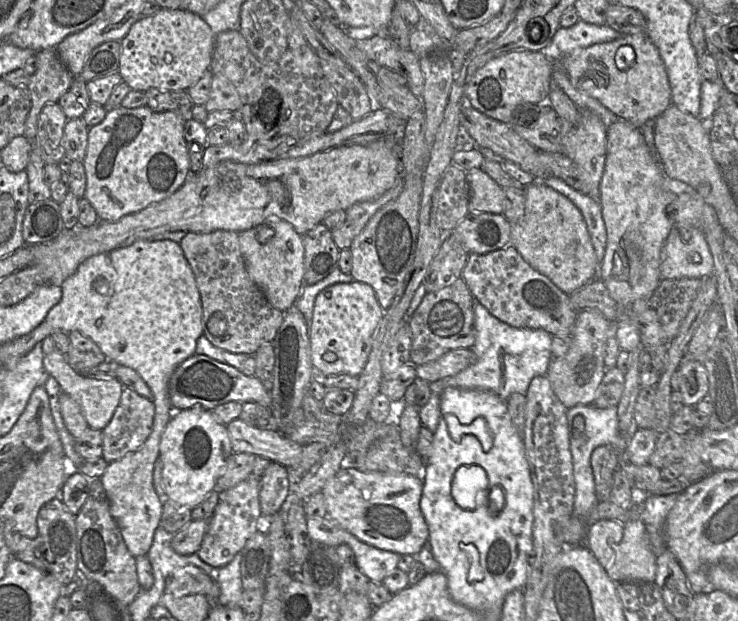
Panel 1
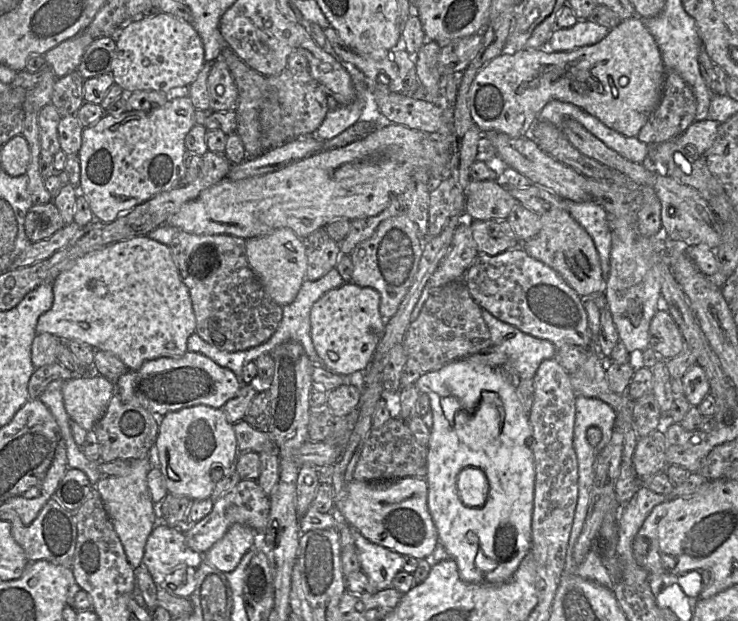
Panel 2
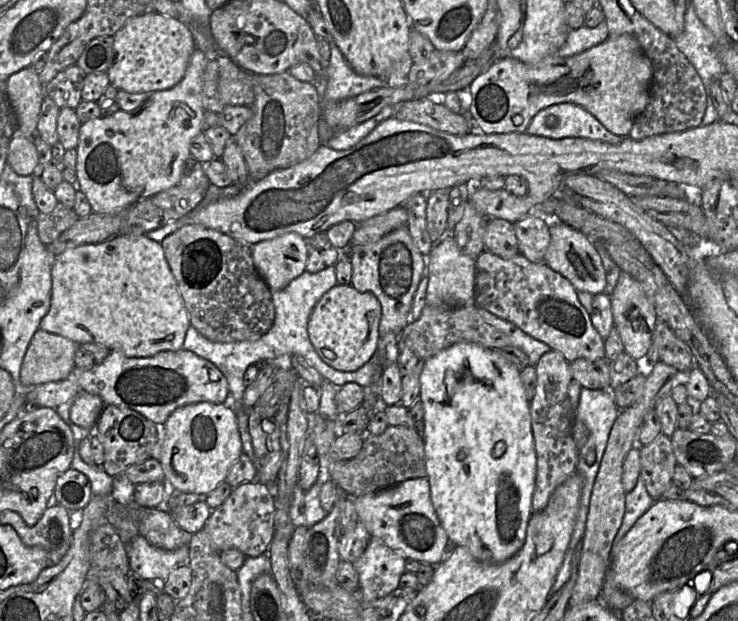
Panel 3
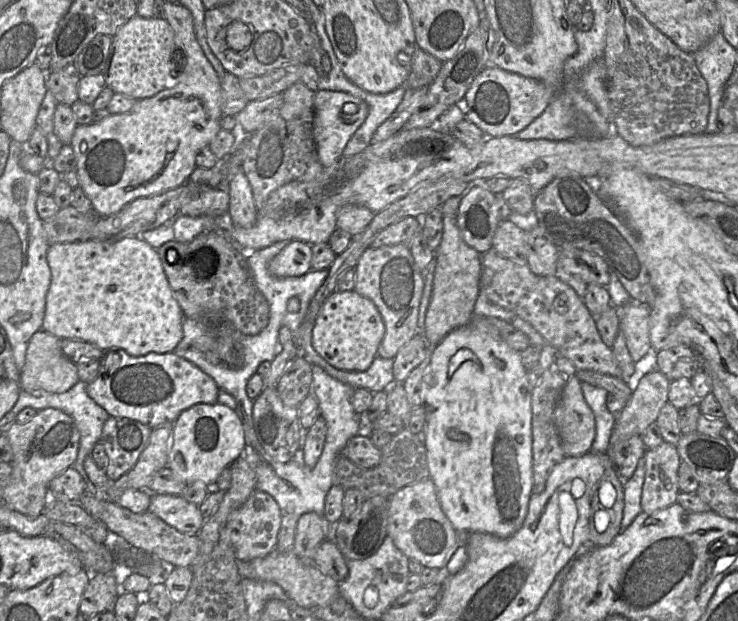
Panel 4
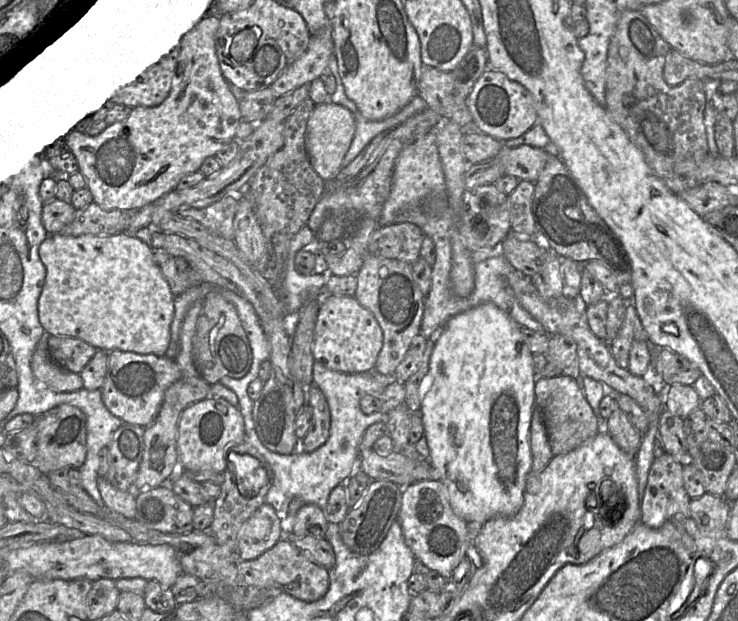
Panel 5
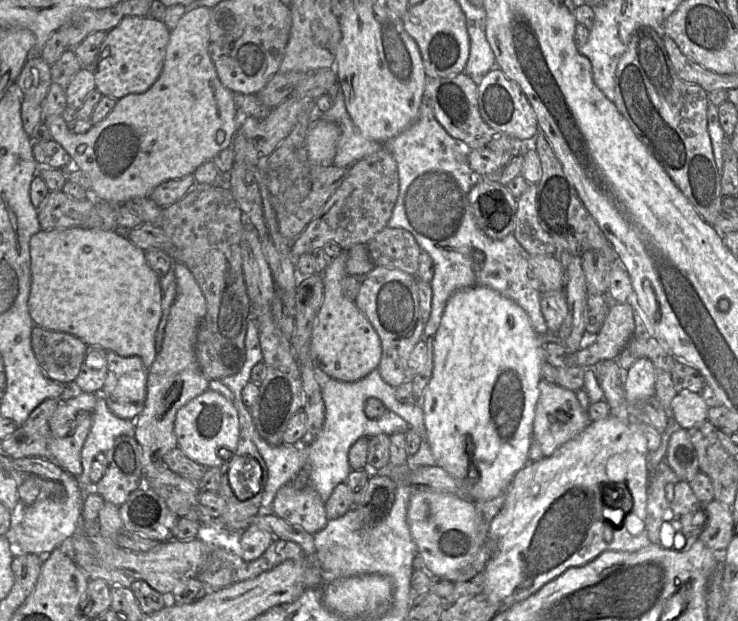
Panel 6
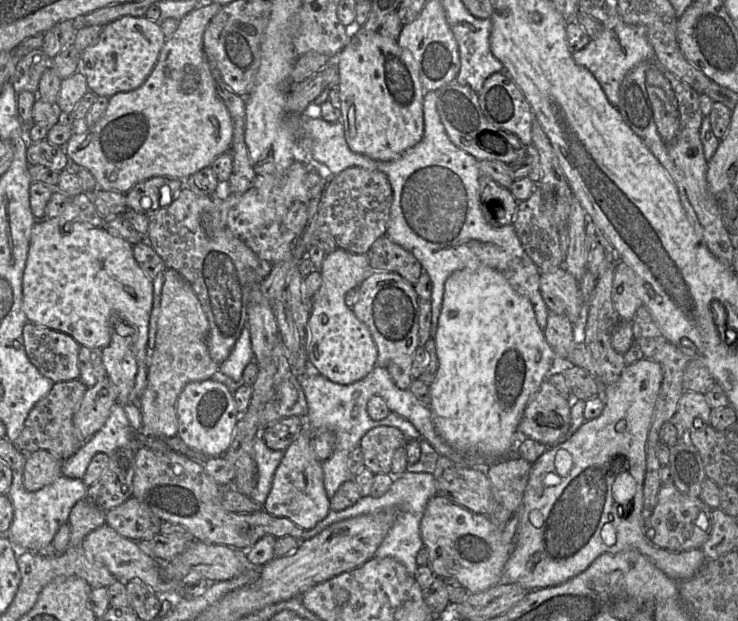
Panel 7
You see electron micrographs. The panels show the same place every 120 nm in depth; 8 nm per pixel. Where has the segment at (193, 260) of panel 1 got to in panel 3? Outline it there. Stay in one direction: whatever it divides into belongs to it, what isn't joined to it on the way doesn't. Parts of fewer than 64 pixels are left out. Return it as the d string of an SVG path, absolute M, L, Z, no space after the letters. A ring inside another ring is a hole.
M187 224L160 243L187 309L190 324L213 342L255 341L273 326L275 308L270 288L256 270L252 245L219 231Z

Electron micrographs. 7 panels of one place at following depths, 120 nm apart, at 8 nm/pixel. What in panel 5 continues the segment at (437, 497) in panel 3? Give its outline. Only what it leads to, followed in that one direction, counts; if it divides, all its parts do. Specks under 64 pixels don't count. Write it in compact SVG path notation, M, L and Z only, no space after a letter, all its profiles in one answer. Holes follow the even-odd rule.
M491 302L480 304L467 311L452 316L443 326L443 330L435 342L430 358L430 374L432 383L424 391L421 401L420 415L424 426L424 436L429 448L429 461L439 473L439 481L448 490L450 505L457 516L467 523L484 524L495 516L513 516L524 504L524 492L528 474L532 471L531 453L531 419L535 409L535 383L537 374L533 366L533 353L530 351L518 324L507 313Z

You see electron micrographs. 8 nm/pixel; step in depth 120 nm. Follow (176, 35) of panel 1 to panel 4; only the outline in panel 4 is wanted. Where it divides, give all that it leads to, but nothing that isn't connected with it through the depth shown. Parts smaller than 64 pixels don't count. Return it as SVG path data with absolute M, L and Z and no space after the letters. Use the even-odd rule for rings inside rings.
M135 15L123 24L112 37L111 51L102 73L105 78L106 86L114 93L122 94L136 100L152 97L166 87L174 86L174 83L167 85L166 82L171 82L175 79L182 68L178 66L180 59L178 59L176 68L172 59L172 55L176 49L177 45L175 43L174 31L164 18L160 16L143 18L139 15Z

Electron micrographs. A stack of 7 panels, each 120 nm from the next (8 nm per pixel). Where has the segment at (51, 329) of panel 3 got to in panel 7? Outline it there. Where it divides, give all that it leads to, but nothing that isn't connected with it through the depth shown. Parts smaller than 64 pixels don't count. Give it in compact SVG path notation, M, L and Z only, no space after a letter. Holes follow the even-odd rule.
M43 218L37 220L31 231L27 260L22 275L22 298L23 311L28 321L37 325L48 327L49 329L56 330L58 332L65 333L71 336L75 341L77 341L80 346L87 346L90 348L96 347L103 349L110 343L112 317L114 315L120 316L123 321L133 329L133 353L137 360L138 367L135 378L135 385L133 390L129 394L128 404L134 404L137 408L140 409L140 398L146 388L147 377L149 373L149 366L147 366L146 364L146 350L148 344L150 315L153 307L153 280L145 274L145 272L141 269L141 267L135 260L133 255L133 245L131 243L129 243L113 231L109 231L105 227L93 227L86 225L82 222L67 222L66 220L62 220L62 218Z

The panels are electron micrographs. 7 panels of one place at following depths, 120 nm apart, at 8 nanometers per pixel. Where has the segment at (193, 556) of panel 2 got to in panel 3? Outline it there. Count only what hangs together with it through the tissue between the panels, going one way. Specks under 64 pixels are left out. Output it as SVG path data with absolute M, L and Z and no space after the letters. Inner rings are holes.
M137 535L125 545L130 570L137 573L143 580L161 579L166 581L174 568L188 564L188 545L176 550L165 550L151 545L141 535Z

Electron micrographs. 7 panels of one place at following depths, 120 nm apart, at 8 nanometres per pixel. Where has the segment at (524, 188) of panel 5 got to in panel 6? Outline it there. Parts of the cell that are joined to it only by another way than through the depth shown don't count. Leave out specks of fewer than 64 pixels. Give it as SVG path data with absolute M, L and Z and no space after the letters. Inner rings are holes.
M530 184L517 198L515 227L512 234L527 255L550 255L556 252L552 237L541 227L537 209L537 184Z

